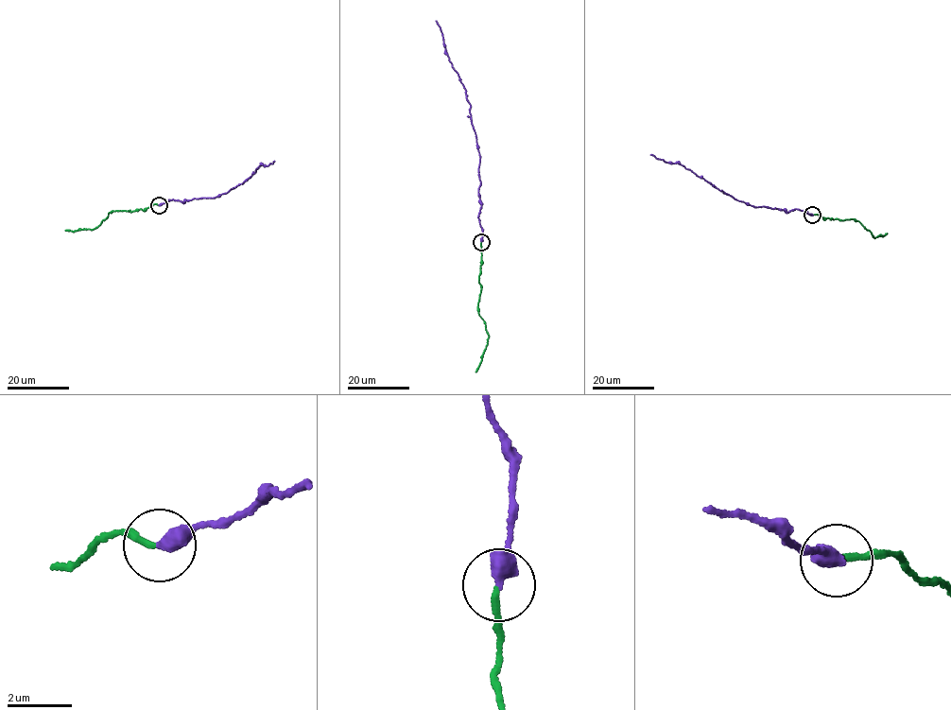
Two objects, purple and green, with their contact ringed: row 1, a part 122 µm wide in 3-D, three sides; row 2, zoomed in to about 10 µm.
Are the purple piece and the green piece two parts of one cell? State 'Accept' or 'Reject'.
Accept

